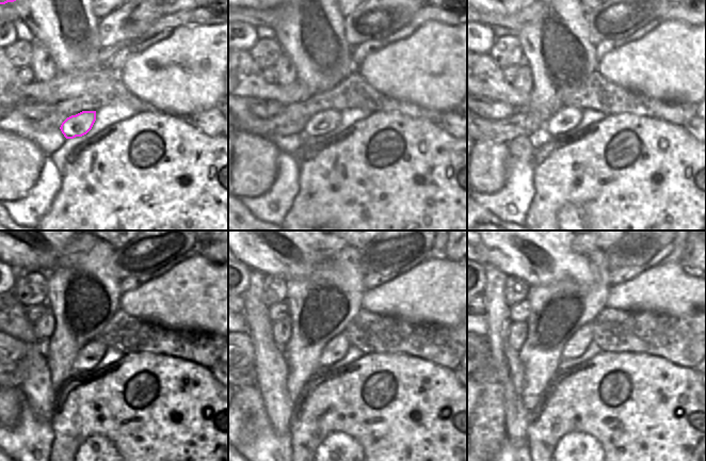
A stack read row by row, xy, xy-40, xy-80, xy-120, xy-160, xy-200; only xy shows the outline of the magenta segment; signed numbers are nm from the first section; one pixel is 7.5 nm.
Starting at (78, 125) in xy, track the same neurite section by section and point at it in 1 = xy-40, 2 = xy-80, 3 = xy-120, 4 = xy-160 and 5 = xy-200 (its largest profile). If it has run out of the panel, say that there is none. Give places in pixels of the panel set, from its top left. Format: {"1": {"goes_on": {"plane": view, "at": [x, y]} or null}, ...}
{"1": {"goes_on": {"plane": "xy-40", "at": [323, 122]}}, "2": {"goes_on": {"plane": "xy-80", "at": [566, 118]}}, "3": {"goes_on": {"plane": "xy-120", "at": [92, 353]}}, "4": {"goes_on": {"plane": "xy-160", "at": [335, 350]}}, "5": {"goes_on": {"plane": "xy-200", "at": [576, 346]}}}

